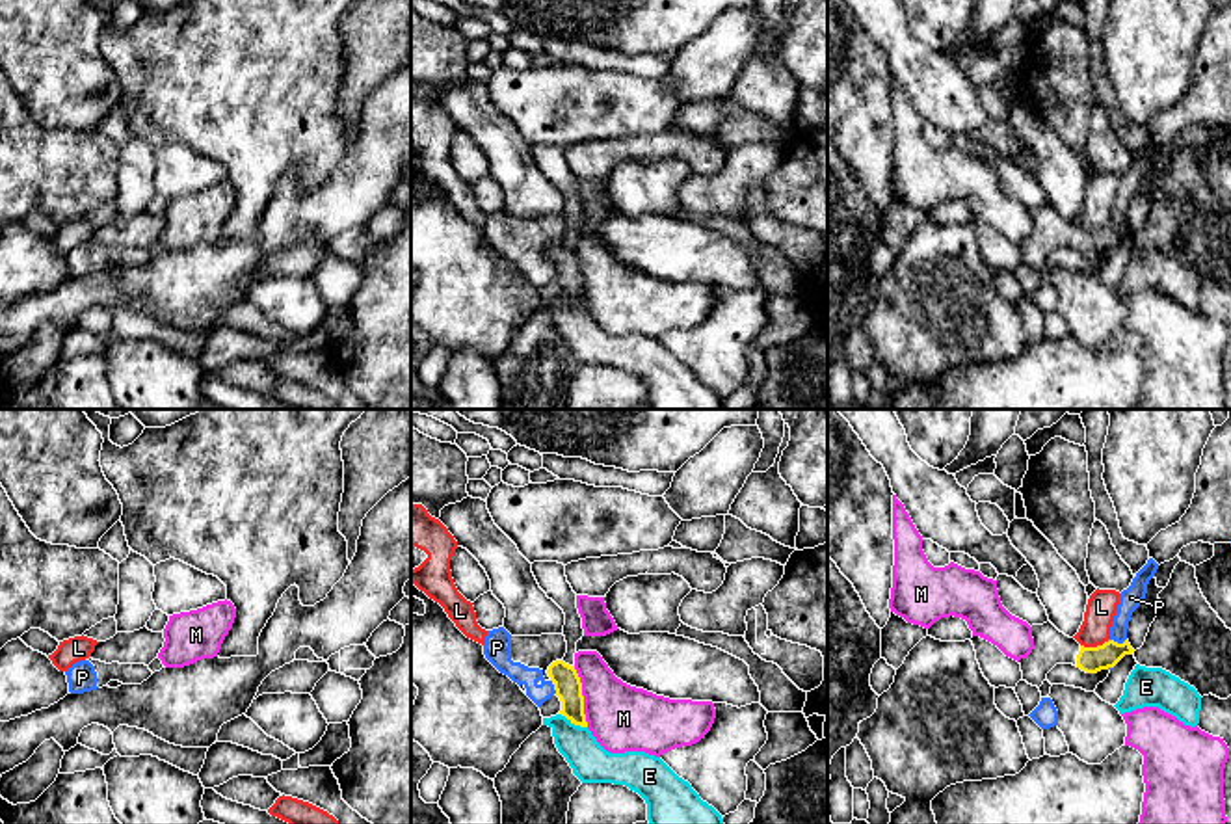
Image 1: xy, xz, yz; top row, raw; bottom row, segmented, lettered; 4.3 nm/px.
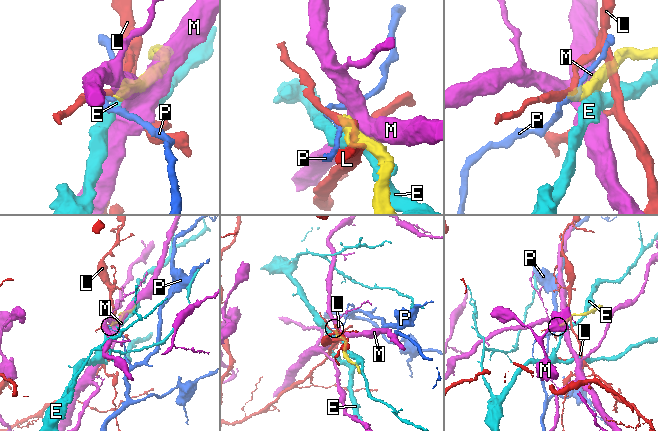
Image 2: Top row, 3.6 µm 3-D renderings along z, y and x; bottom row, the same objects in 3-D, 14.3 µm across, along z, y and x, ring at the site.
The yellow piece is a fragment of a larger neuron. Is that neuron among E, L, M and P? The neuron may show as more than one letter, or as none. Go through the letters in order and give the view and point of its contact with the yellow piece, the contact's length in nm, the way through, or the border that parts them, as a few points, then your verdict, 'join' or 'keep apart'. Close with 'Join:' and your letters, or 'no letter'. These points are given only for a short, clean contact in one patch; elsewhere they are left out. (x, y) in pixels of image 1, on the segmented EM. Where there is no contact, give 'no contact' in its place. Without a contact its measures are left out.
E: contact xz (573, 722); length 140 nm; keep apart
L: contact yz (1094, 648); length 130 nm; border yz (1109, 638), (1096, 646), (1081, 646); keep apart
M: contact xz (582, 696); length 280 nm; keep apart
P: contact yz (1116, 642); length 70 nm; border yz (1111, 638), (1125, 640); keep apart
Join: no letter

